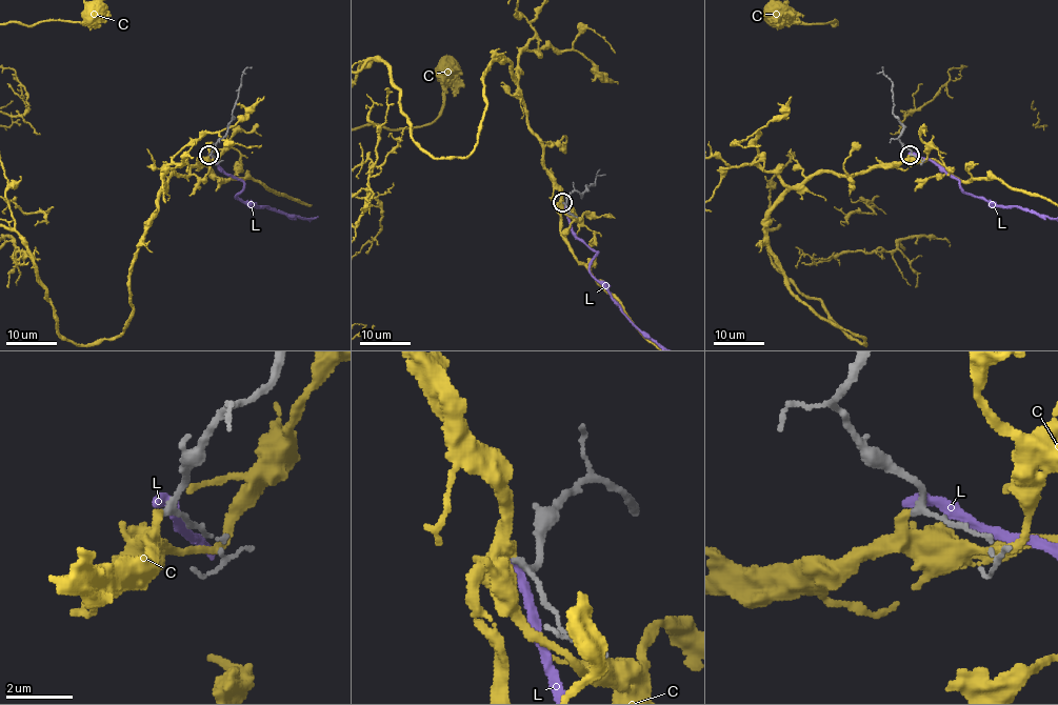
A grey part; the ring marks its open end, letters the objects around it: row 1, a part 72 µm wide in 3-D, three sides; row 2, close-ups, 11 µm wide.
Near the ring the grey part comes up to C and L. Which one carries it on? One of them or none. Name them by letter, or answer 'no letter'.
no letter

